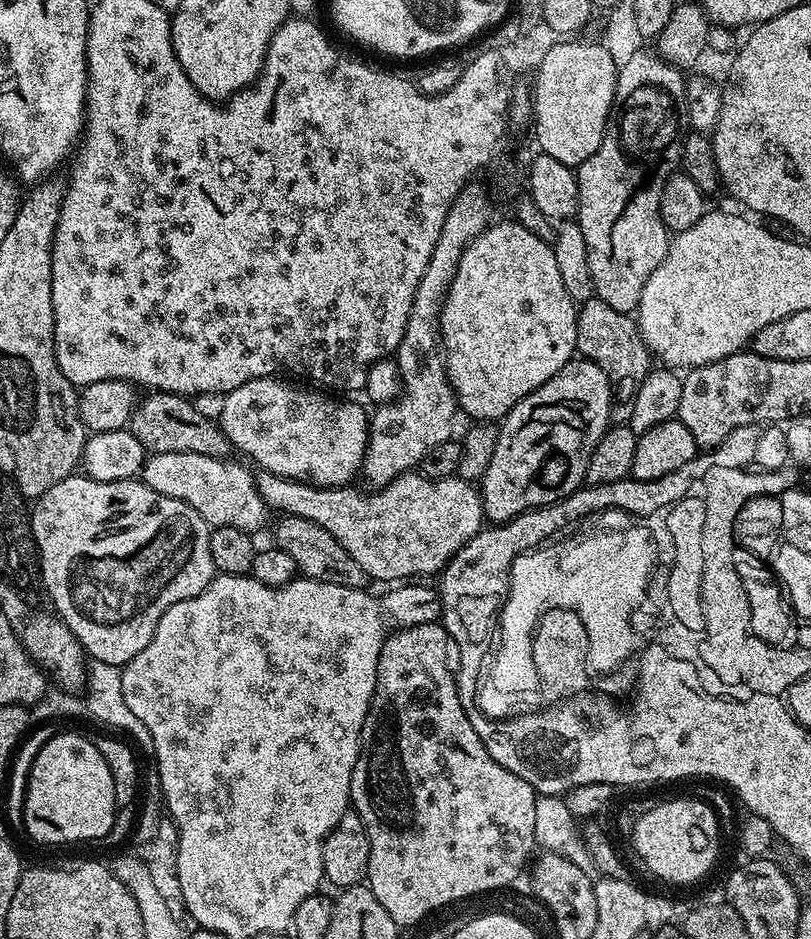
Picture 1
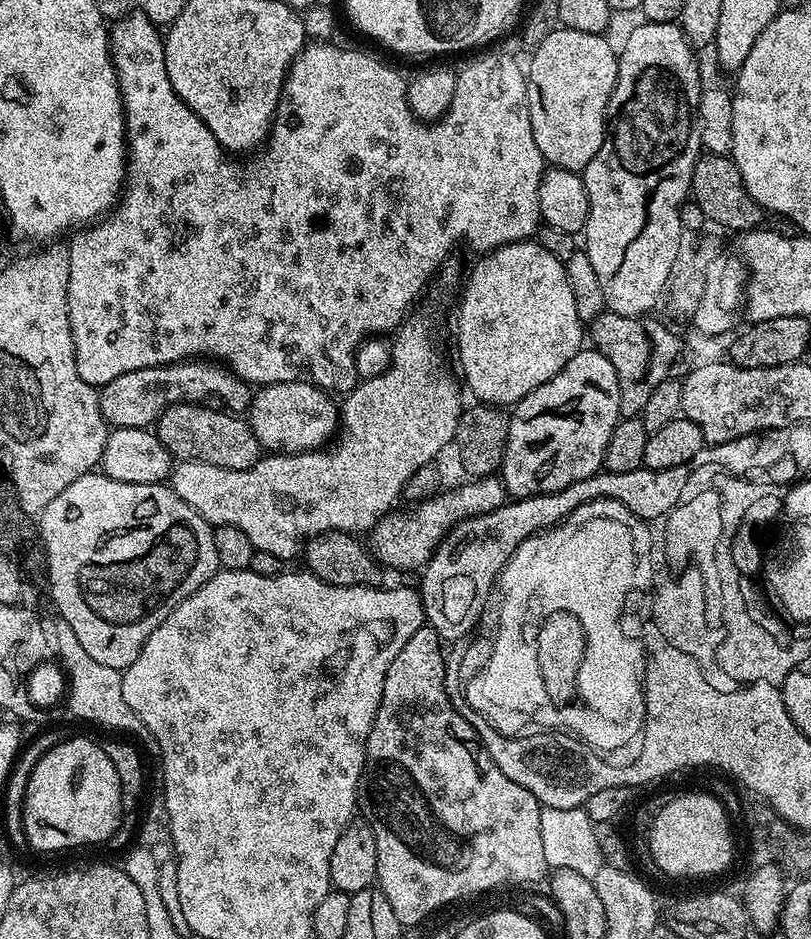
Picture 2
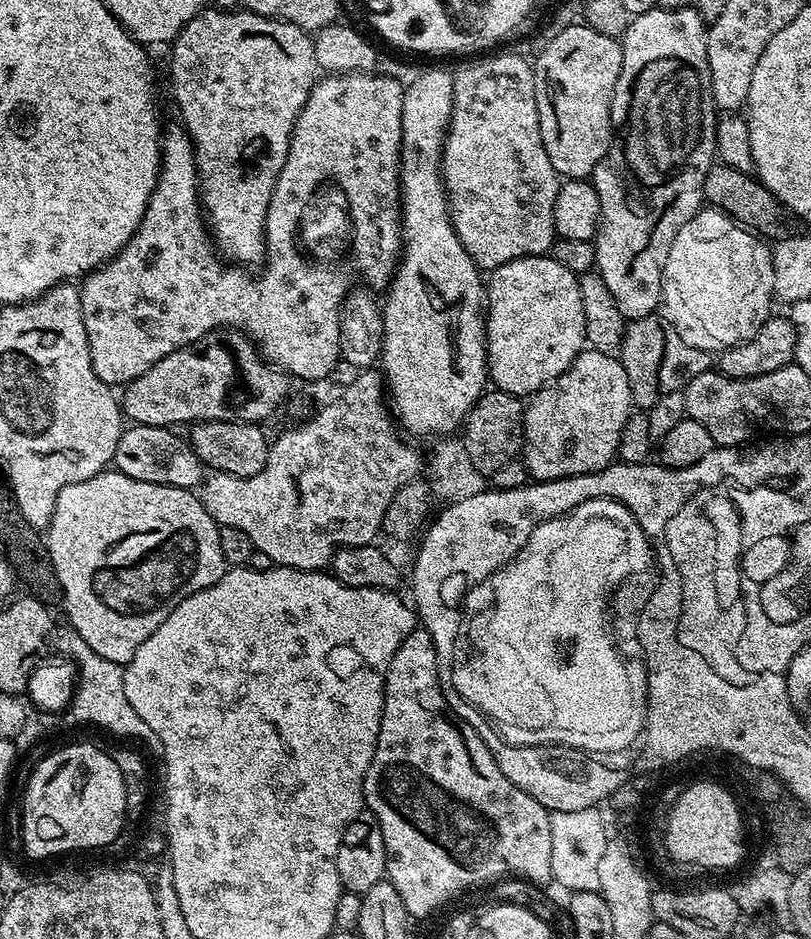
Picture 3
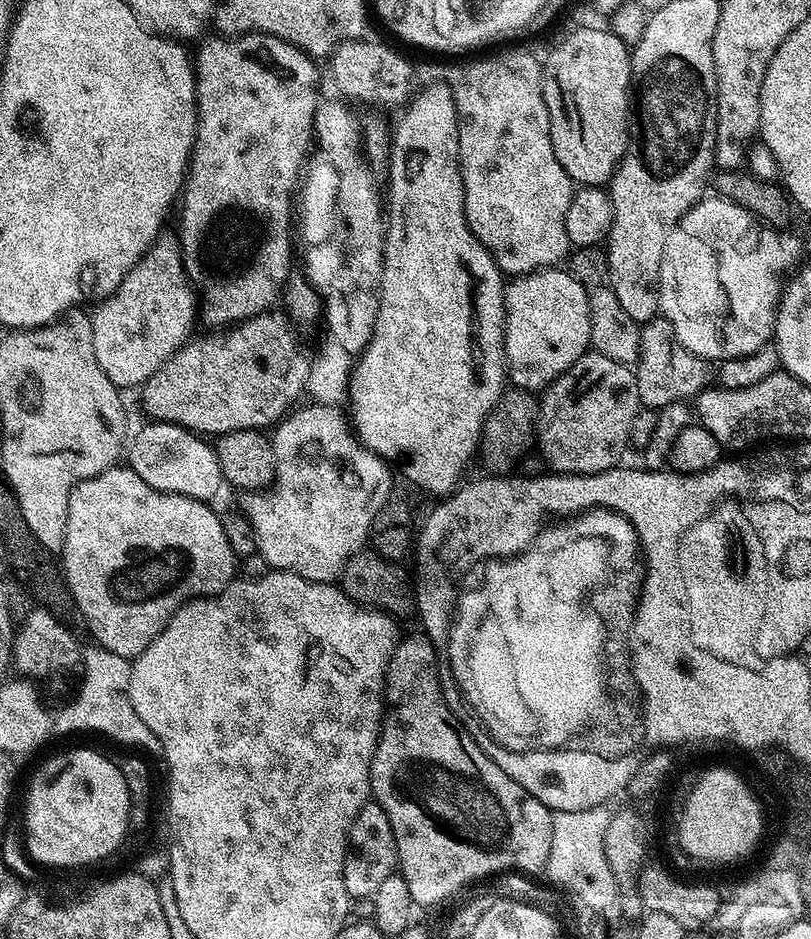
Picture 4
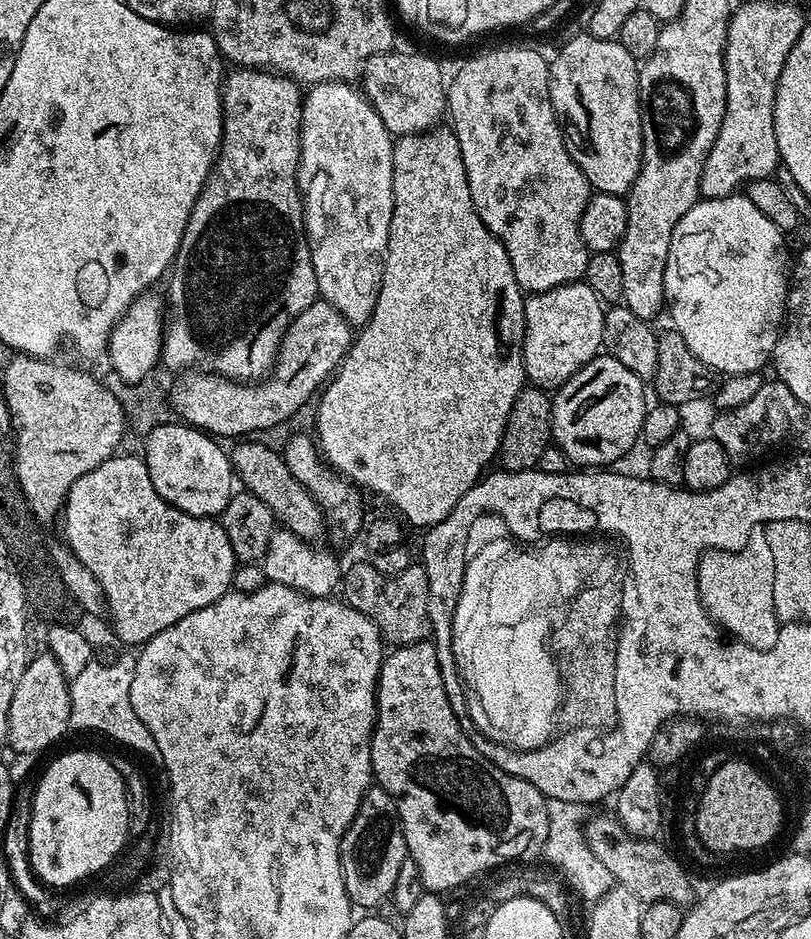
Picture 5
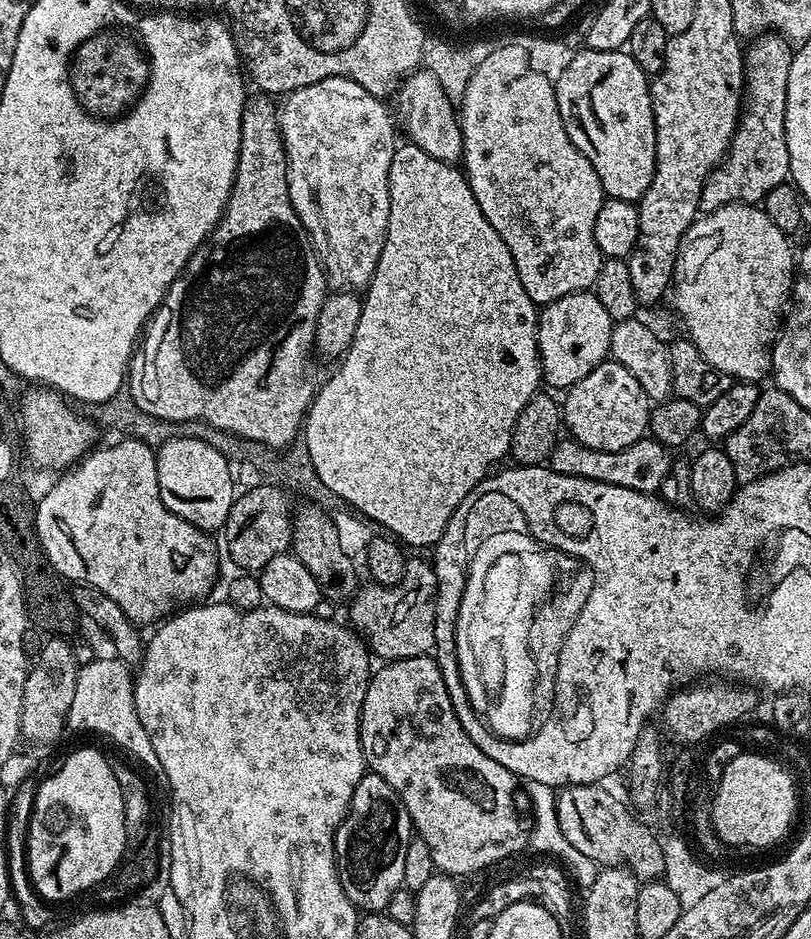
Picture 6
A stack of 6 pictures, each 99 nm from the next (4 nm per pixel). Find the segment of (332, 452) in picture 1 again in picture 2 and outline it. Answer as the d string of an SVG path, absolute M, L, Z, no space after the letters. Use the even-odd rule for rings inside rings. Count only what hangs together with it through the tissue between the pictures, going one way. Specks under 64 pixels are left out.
M306 380L266 384L255 389L246 419L261 449L272 454L323 449L338 432L338 404L325 389Z

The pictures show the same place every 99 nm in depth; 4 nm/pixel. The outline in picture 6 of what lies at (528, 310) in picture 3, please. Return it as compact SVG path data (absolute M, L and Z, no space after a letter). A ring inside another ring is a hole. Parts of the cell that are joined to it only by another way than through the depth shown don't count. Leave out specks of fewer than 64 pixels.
M592 290L566 294L566 298L543 305L538 312L536 335L543 383L552 390L570 389L609 359L613 323L610 314L606 314L606 306L598 302Z

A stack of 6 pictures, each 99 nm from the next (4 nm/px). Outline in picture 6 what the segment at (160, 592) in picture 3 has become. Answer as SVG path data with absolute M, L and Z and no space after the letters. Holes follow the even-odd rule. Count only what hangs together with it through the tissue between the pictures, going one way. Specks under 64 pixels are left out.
M120 438L117 441L109 448L97 447L89 451L75 467L61 475L64 477L41 498L40 504L38 500L35 505L36 534L40 538L41 547L48 550L52 544L52 532L68 531L68 540L88 571L87 583L102 590L102 594L114 598L114 602L118 602L126 618L130 618L133 624L155 625L173 610L203 601L207 597L204 595L216 584L220 564L216 561L213 537L178 518L178 514L174 514L162 502L153 445L131 438Z

